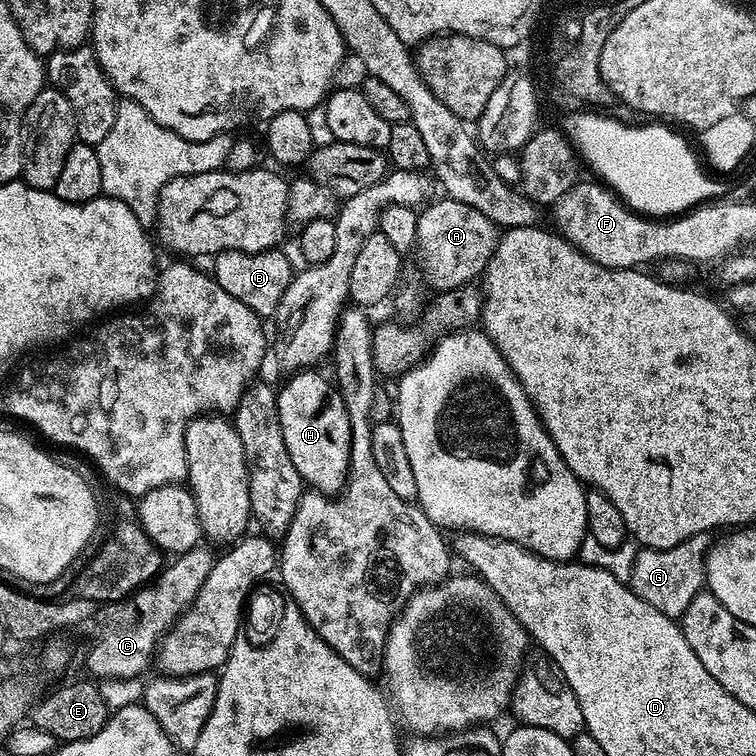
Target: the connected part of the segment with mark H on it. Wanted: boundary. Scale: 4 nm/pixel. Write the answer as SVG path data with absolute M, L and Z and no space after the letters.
M301 370L291 373L287 379L284 385L279 385L276 405L278 422L282 426L282 438L286 442L286 450L290 450L290 462L294 462L294 470L298 470L309 489L322 492L325 496L337 495L344 491L344 485L348 482L351 456L351 424L340 390L320 370Z

